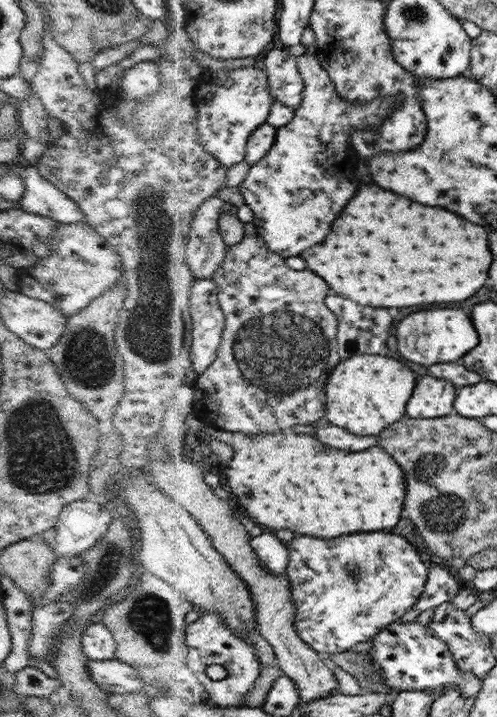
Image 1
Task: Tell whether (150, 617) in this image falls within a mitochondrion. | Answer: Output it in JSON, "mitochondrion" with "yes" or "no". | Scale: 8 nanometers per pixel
{"mitochondrion":"yes"}

